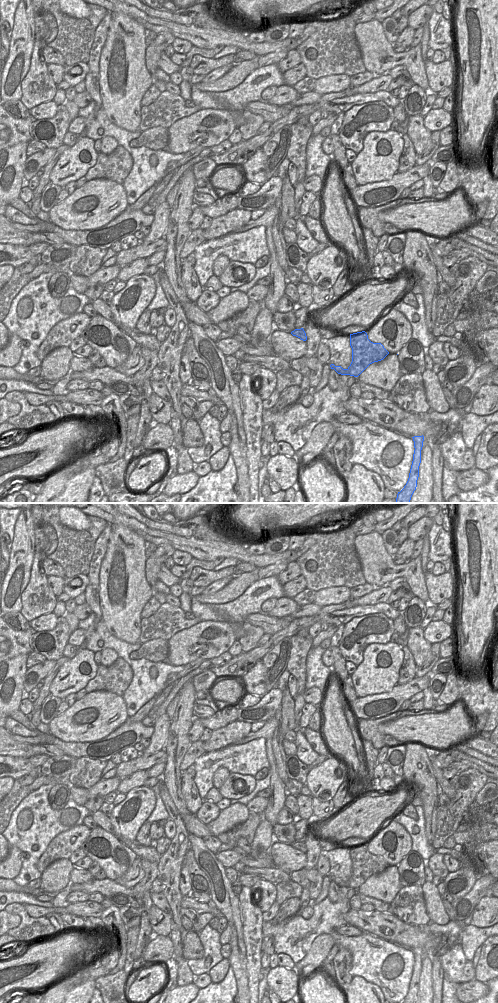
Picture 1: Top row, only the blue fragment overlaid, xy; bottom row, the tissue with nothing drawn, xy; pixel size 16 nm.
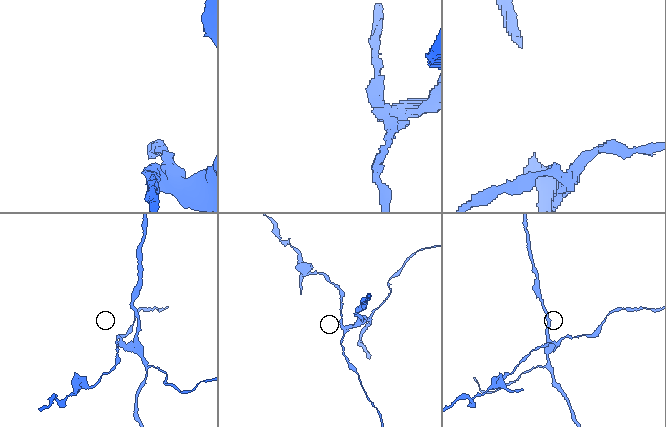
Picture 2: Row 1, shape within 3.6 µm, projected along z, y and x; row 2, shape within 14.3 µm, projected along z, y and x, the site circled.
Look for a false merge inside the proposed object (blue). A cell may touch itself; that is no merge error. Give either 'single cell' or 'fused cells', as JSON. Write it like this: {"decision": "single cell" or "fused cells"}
{"decision": "fused cells"}

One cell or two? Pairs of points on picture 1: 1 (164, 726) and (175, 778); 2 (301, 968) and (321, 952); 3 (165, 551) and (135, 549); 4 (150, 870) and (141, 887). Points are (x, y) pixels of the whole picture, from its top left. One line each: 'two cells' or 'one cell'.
1: two cells
2: one cell
3: two cells
4: one cell

